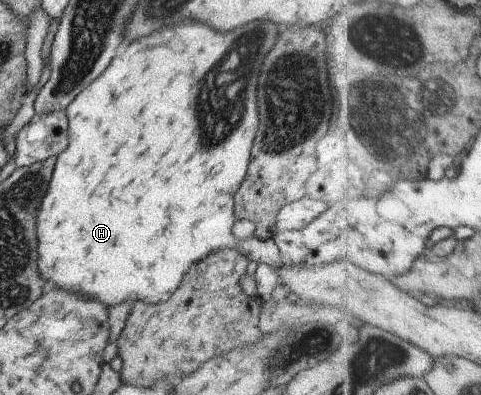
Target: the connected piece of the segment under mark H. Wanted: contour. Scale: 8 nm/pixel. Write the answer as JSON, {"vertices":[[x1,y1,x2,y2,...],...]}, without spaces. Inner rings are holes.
{"vertices":[[255,21,255,23,253,23,253,25,247,25,247,27,243,27,243,29,239,29,239,31,235,31,235,33,225,33,225,35,219,35,219,33,215,33,215,31,213,31,213,29,211,29,211,27,207,27,207,25,197,25,197,23,181,23,181,25,175,25,175,27,169,27,169,29,165,29,165,31,161,31,161,33,157,33,157,35,153,35,153,37,149,37,149,39,141,39,141,41,137,41,137,43,131,43,131,45,129,45,129,47,127,47,127,49,125,49,125,53,119,53,119,55,117,55,117,57,115,57,115,59,113,59,113,61,111,61,111,65,109,65,109,67,107,67,107,69,105,69,105,71,103,71,103,75,99,75,99,79,95,79,95,81,94,81,94,82,91,82,91,83,90,83,90,84,89,84,89,87,86,87,86,88,85,88,85,89,84,89,84,90,83,90,83,91,82,91,82,92,81,92,81,93,80,93,80,94,79,94,79,95,78,95,78,96,77,96,77,97,75,97,75,99,73,99,73,101,71,101,71,103,70,103,70,104,69,104,69,105,68,105,68,106,67,106,67,107,66,107,66,116,67,116,67,119,68,119,68,144,67,144,67,147,66,147,66,148,65,148,65,149,64,149,64,150,63,150,63,151,62,151,62,152,61,152,61,153,60,153,60,154,59,154,59,155,58,155,58,156,56,156,56,164,55,164,55,165,54,165,54,170,53,170,53,173,52,173,52,178,51,178,51,179,50,179,50,182,49,182,49,183,48,183,48,187,49,187,49,189,47,189,47,195,45,195,45,197,43,197,43,203,41,203,41,205,39,205,39,211,37,211,37,221,35,221,35,223,37,223,37,227,35,227,35,233,37,233,37,243,39,243,39,245,37,245,37,253,39,253,39,263,37,263,37,265,39,265,39,273,41,273,41,277,43,277,43,279,45,279,45,281,53,281,53,283,55,283,55,285,57,285,57,287,59,287,59,289,63,289,63,291,71,291,71,293,77,293,77,295,78,295,78,296,80,296,80,297,81,297,81,298,87,298,87,299,88,299,88,300,95,300,95,301,96,301,96,302,101,302,101,303,102,303,102,304,104,304,104,305,105,305,105,306,106,306,106,307,107,307,107,309,108,309,108,308,110,308,110,307,111,307,111,306,118,306,118,305,119,305,119,304,122,304,122,303,123,303,123,302,130,302,130,303,131,303,131,305,134,305,134,304,135,304,135,303,136,303,136,302,145,302,145,303,146,303,146,304,153,304,153,305,158,305,158,306,161,306,161,305,163,305,163,303,164,303,164,301,167,301,167,300,168,300,168,299,169,299,169,298,170,298,170,297,171,297,171,295,173,295,173,293,175,293,175,291,177,291,177,288,178,288,178,287,179,287,179,286,180,286,180,285,181,285,181,284,182,284,182,281,183,281,183,280,184,280,184,279,185,279,185,278,186,278,186,275,187,275,187,272,188,272,188,271,189,271,189,270,190,270,190,269,191,269,191,268,192,268,192,267,193,267,193,266,194,266,194,265,195,265,195,264,196,264,196,263,199,263,199,262,202,262,202,261,203,261,203,260,204,260,204,259,205,259,205,258,209,258,209,257,210,257,210,255,211,255,211,254,214,254,214,253,217,253,217,252,218,252,218,251,221,251,221,250,222,250,222,249,225,249,225,248,229,248,229,249,234,249,234,250,235,250,235,249,236,249,236,248,237,248,237,249,239,249,239,247,240,247,240,245,245,245,245,239,240,239,240,238,238,238,238,237,236,237,236,236,235,236,235,235,234,235,234,234,233,234,233,233,232,233,232,232,231,232,231,227,233,227,233,224,234,224,234,223,235,223,235,221,236,221,236,219,235,219,235,214,234,214,234,211,235,211,235,200,234,200,234,195,235,195,235,194,236,194,236,193,237,193,237,190,238,190,238,189,239,189,239,187,241,187,241,186,242,186,242,183,243,183,243,179,245,179,245,178,246,178,246,175,247,175,247,172,248,172,248,167,249,167,249,164,250,164,250,161,251,161,251,147,253,147,253,142,254,142,254,139,255,139,255,133,257,133,257,123,259,123,259,115,257,115,257,103,255,103,255,99,257,99,257,89,255,89,255,87,257,87,257,79,259,79,259,63,263,63,263,55,267,55,267,51,269,51,269,49,271,49,271,47,273,47,273,43,275,43,275,39,277,39,277,33,279,33,279,29,277,29,277,27,275,27,275,25,273,25,273,23,271,23,271,21],[223,55,227,55,227,57,225,57,225,67,227,67,227,71,231,71,231,73,233,73,233,75,223,75]]}

